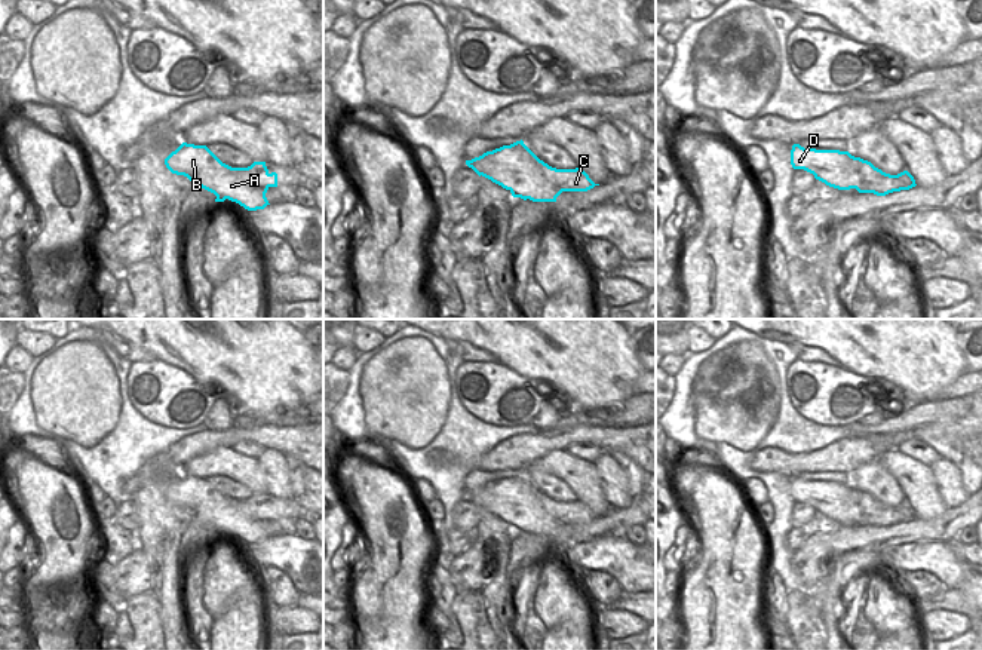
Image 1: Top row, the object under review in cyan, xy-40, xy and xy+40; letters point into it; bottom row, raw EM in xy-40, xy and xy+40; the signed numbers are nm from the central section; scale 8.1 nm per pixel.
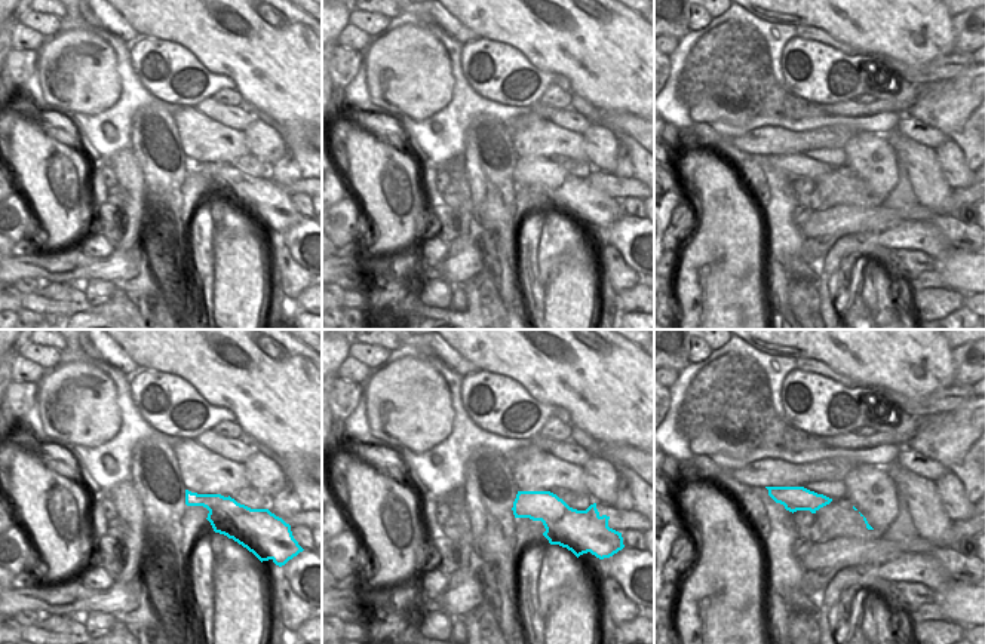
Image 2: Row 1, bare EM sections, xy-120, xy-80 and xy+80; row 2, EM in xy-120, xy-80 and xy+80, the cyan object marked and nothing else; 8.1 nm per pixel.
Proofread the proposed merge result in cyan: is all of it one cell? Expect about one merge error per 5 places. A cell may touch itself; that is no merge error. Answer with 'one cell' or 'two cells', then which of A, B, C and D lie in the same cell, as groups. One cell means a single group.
one cell | A B C D

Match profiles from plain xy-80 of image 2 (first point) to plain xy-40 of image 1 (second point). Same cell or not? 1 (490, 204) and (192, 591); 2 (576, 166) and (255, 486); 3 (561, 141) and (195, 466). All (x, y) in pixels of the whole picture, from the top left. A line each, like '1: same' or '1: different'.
1: same
2: different
3: same

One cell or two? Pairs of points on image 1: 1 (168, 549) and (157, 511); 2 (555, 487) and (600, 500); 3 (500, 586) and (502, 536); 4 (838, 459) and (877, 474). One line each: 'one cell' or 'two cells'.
1: one cell
2: two cells
3: one cell
4: two cells

